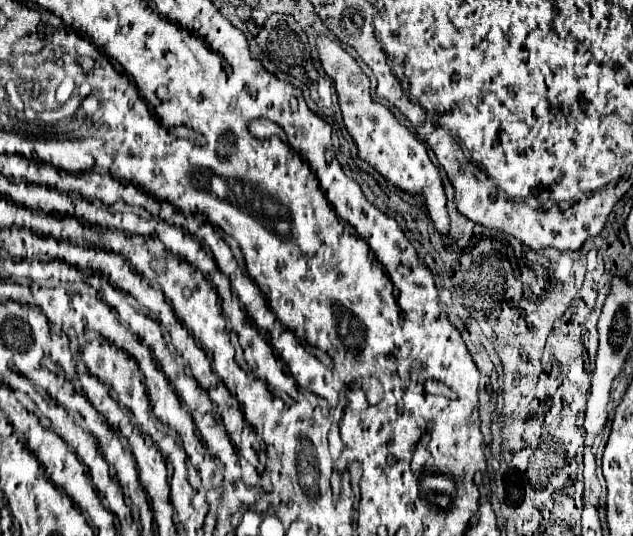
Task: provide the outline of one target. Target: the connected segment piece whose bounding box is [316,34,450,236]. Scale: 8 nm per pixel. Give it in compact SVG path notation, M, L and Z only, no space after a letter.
M316 34L316 46L318 46L318 60L320 60L324 72L336 84L342 118L344 118L346 130L350 132L352 140L358 146L358 156L362 160L366 160L368 164L372 164L376 168L376 172L390 186L402 188L404 192L410 192L412 196L420 196L426 212L430 214L434 228L442 236L446 236L450 230L450 218L446 212L444 184L442 184L438 168L428 158L426 146L386 106L372 100L368 76L362 72L358 62L344 48L340 48L328 34Z

